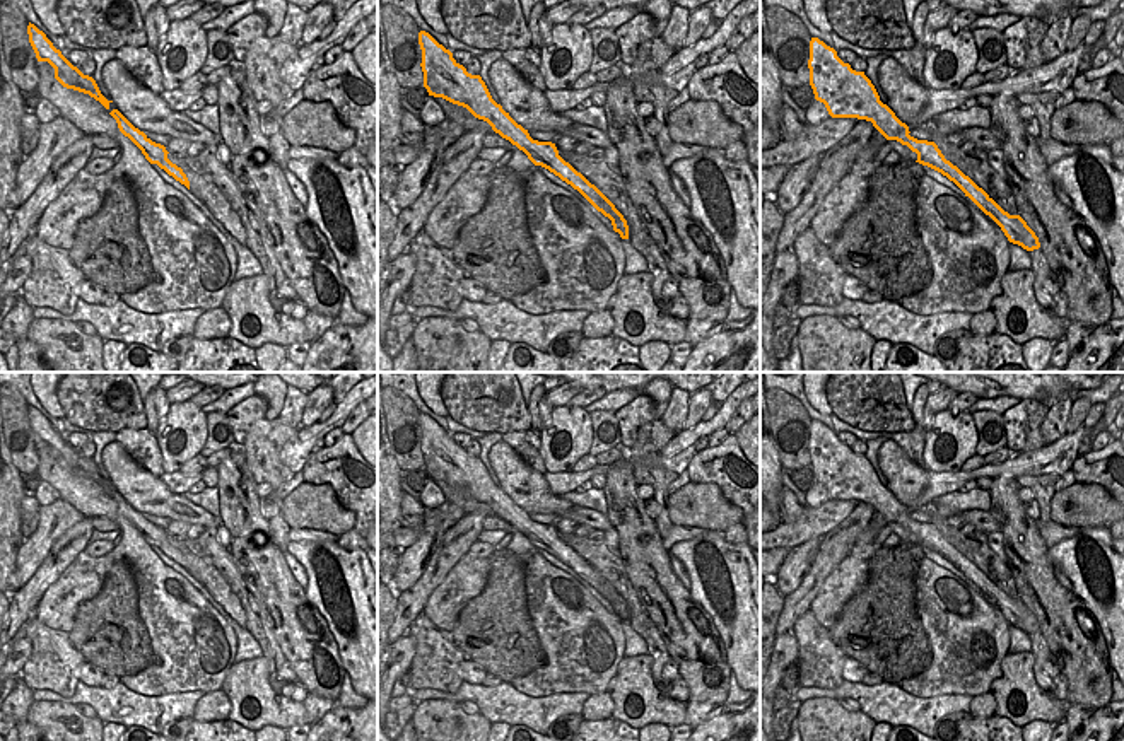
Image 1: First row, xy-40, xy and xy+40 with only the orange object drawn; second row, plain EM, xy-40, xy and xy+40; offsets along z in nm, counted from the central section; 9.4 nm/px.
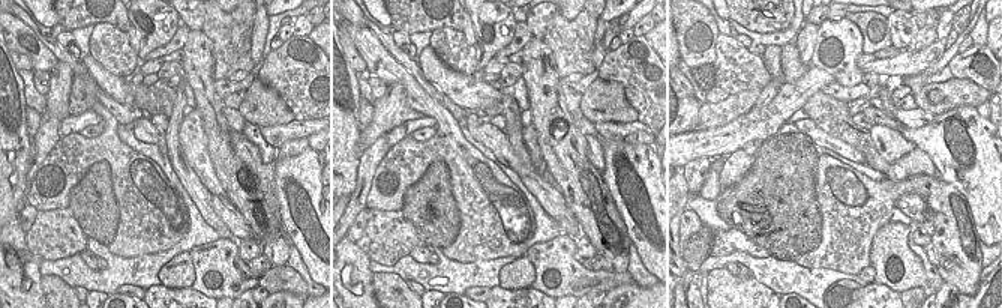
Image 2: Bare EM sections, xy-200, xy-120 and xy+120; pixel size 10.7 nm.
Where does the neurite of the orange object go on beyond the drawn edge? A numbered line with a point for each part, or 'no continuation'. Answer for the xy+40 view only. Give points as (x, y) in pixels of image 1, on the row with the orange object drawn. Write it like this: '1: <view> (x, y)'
no continuation

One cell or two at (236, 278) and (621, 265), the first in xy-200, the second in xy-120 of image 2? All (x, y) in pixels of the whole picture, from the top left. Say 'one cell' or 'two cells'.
two cells

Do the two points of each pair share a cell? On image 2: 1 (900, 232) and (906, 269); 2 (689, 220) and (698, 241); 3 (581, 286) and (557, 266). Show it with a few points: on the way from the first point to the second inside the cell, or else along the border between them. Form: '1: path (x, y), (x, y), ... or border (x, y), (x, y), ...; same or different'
1: path (900, 241), (900, 257), (903, 260); same
2: border (702, 224), (689, 238), (683, 251); different
3: path (575, 280), (563, 272); same

